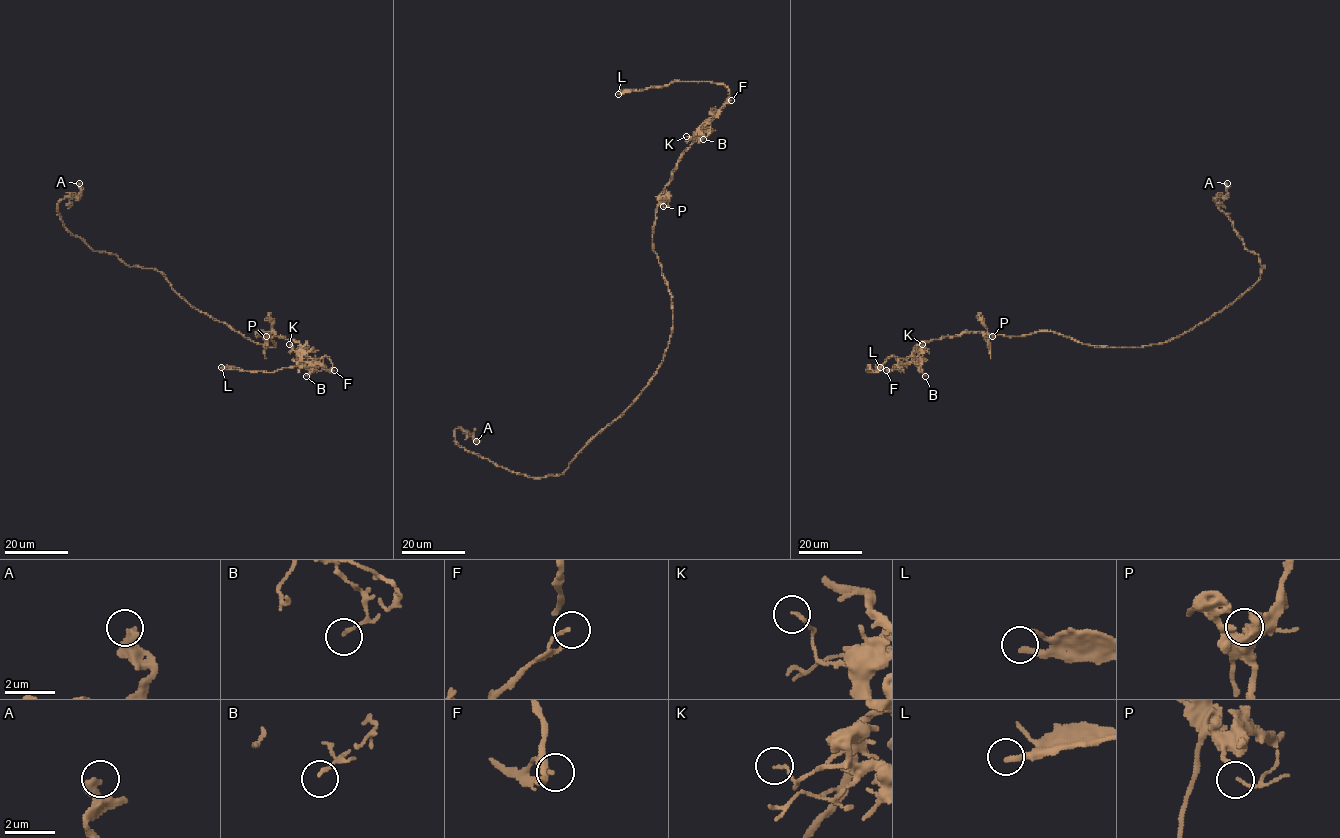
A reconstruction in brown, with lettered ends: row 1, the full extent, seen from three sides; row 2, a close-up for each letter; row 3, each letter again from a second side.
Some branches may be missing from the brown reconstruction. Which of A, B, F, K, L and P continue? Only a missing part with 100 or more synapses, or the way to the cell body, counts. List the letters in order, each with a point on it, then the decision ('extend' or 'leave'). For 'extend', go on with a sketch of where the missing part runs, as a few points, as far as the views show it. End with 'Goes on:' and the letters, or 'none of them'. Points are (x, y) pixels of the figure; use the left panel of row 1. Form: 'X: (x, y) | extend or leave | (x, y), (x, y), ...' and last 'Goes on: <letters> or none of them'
A: (79, 183) | leave
B: (306, 376) | leave
F: (334, 370) | leave
K: (289, 344) | leave
L: (221, 367) | extend
P: (266, 336) | leave
Goes on: L

